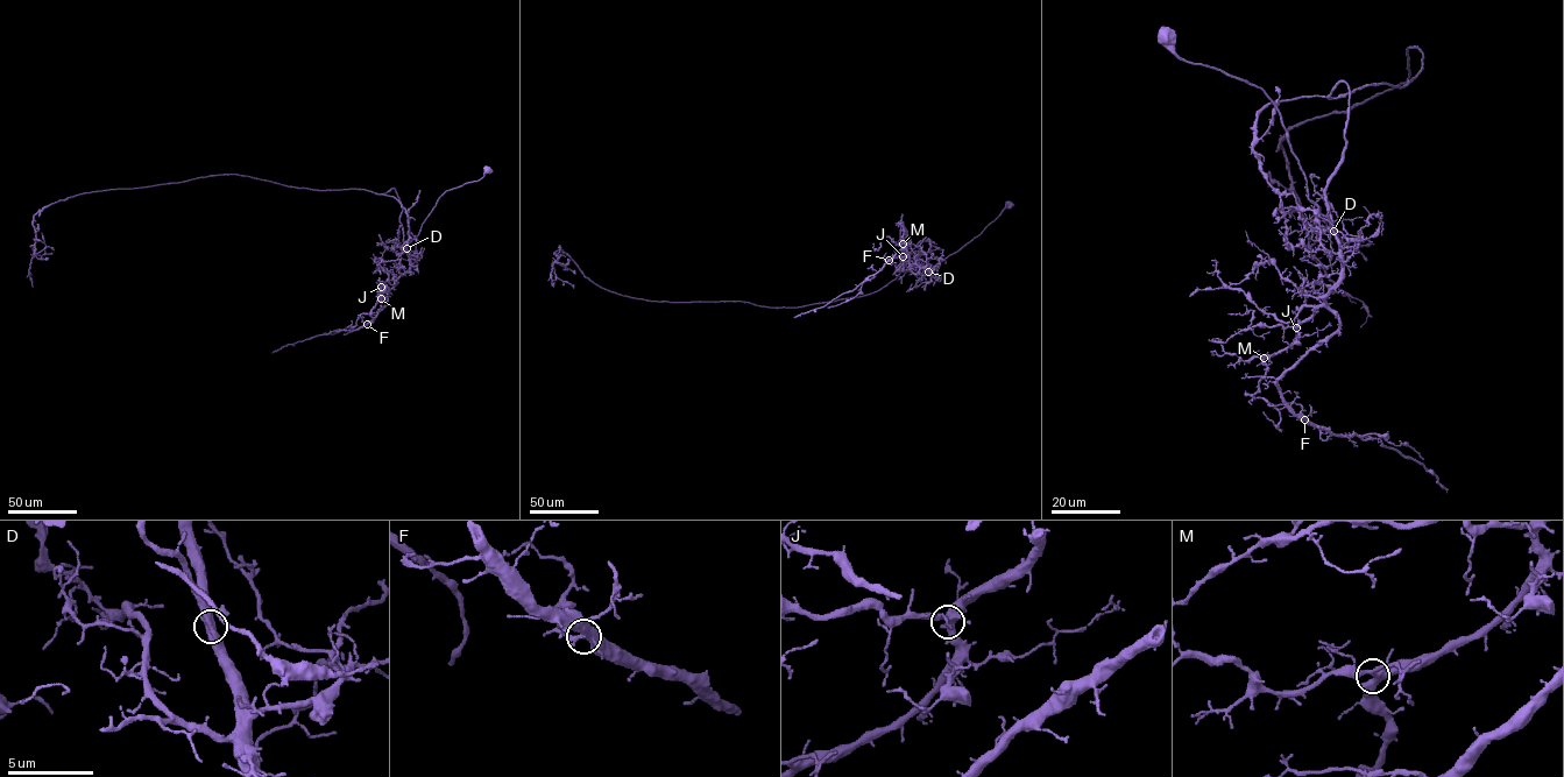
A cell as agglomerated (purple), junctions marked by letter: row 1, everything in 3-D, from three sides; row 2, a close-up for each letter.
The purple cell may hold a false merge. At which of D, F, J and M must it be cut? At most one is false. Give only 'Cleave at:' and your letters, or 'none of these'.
Cleave at: none of these

